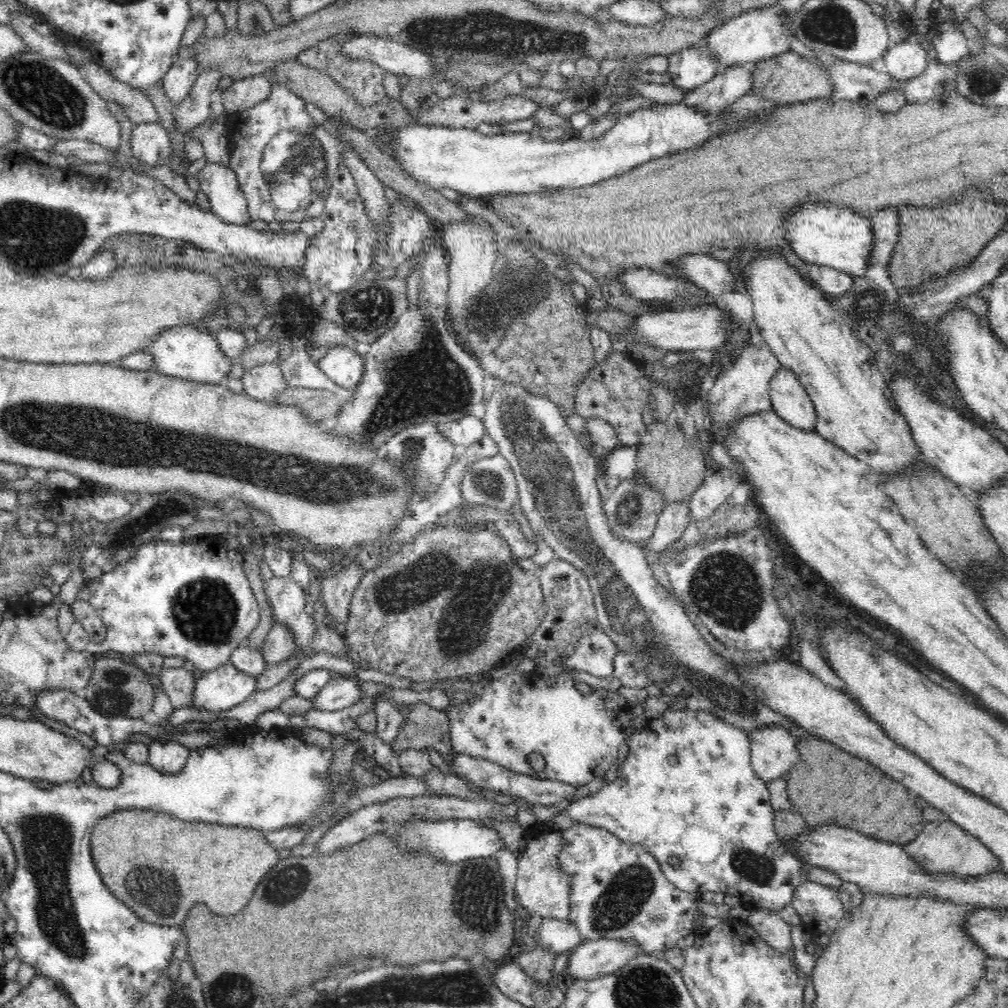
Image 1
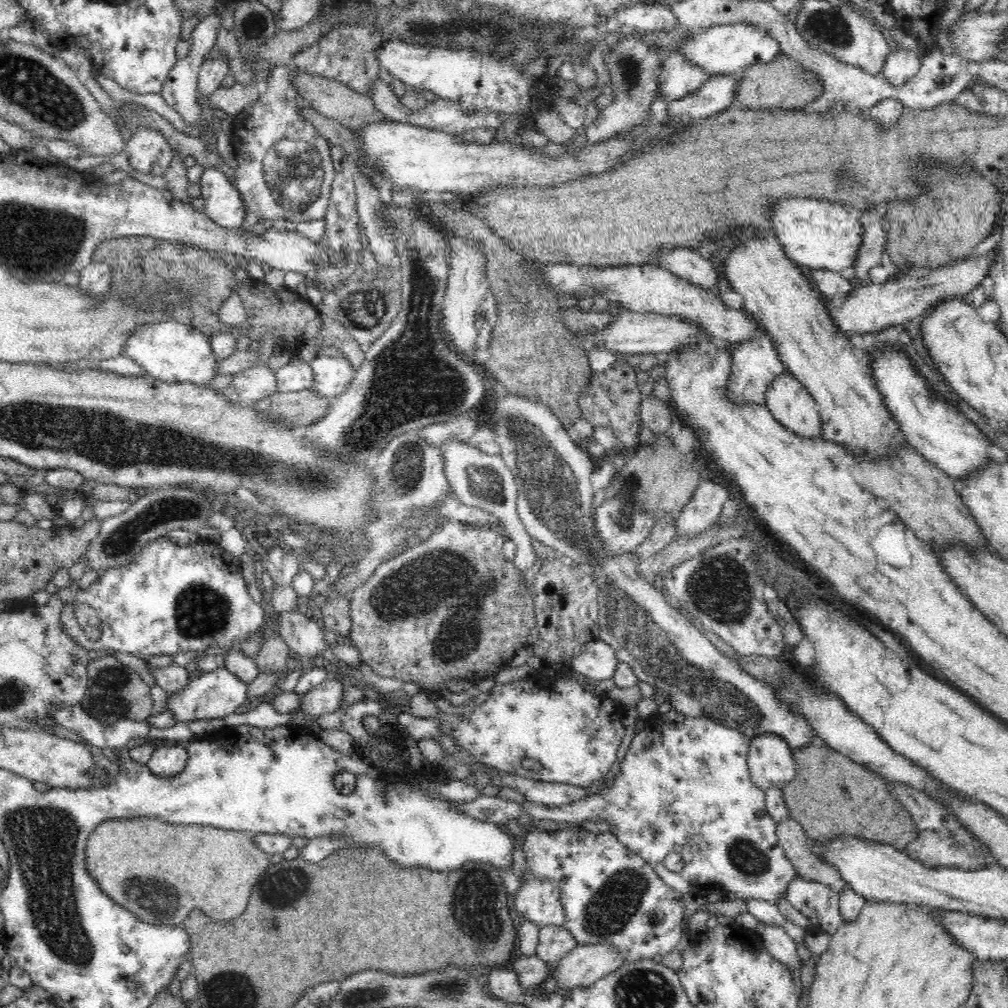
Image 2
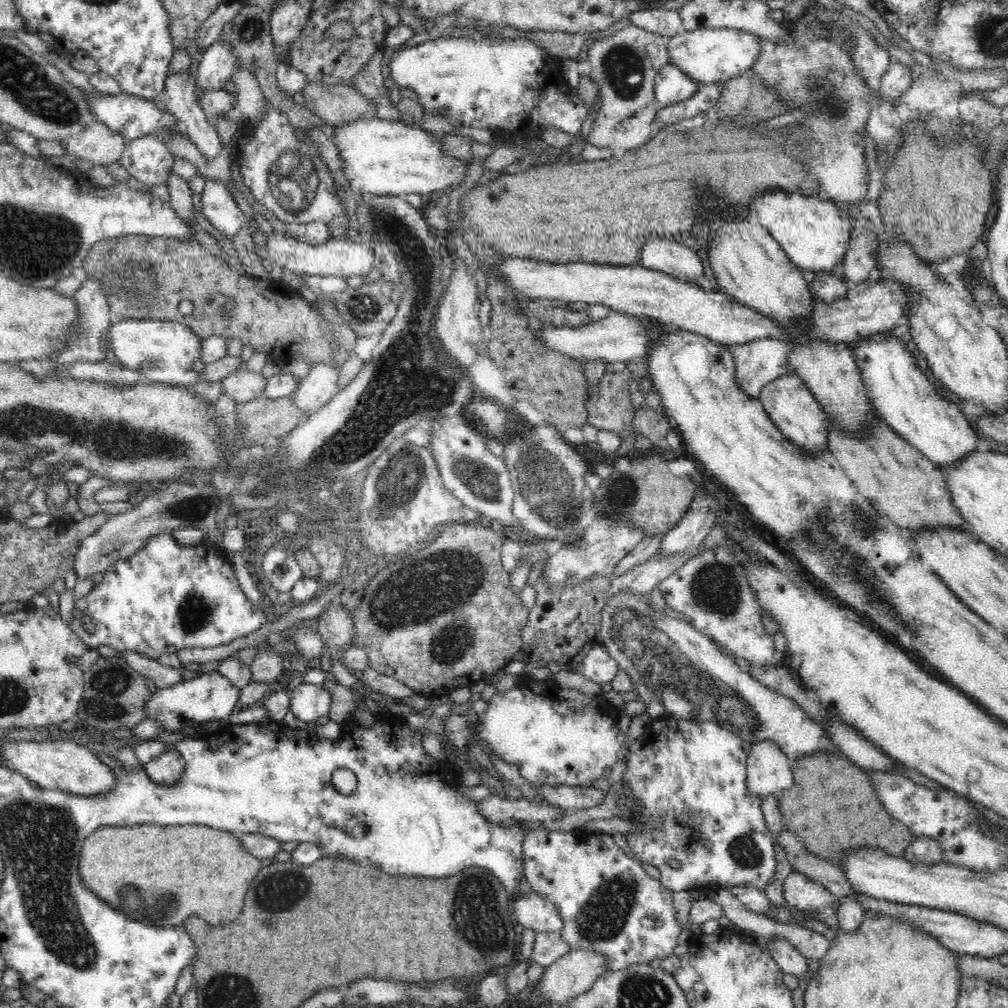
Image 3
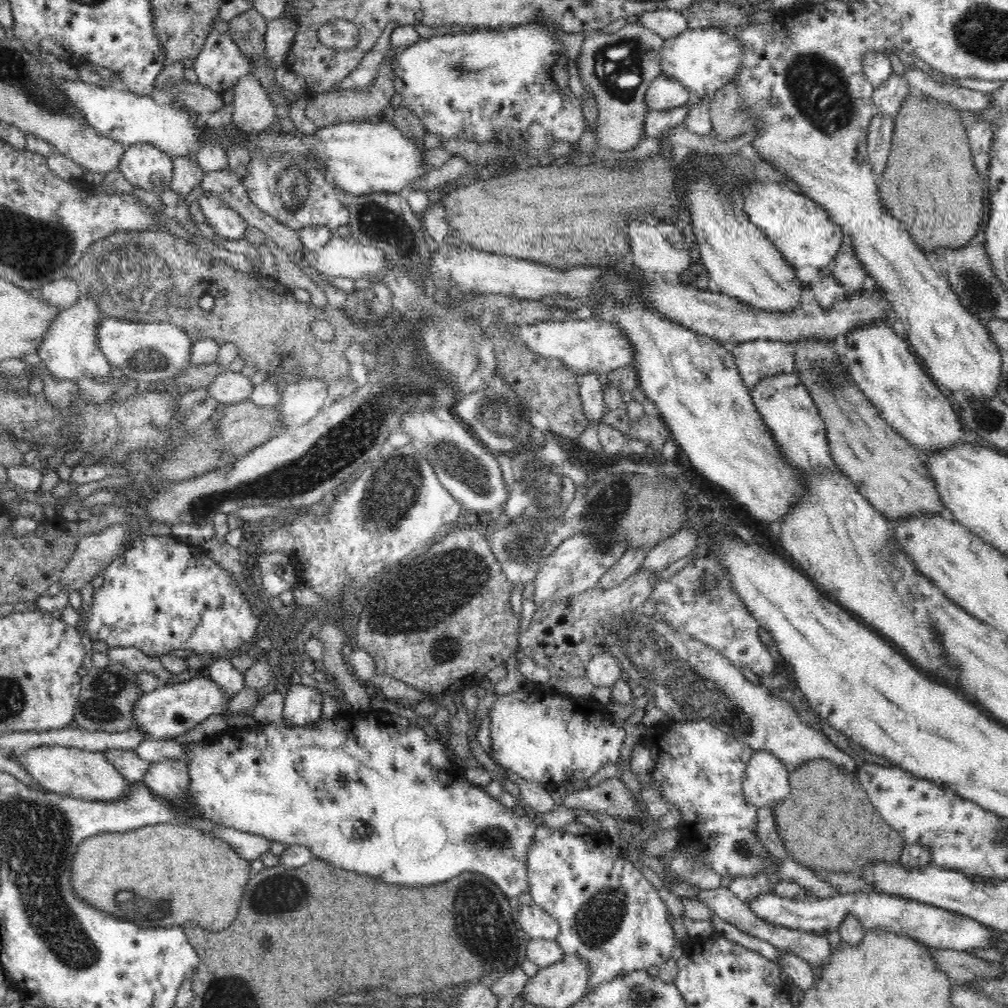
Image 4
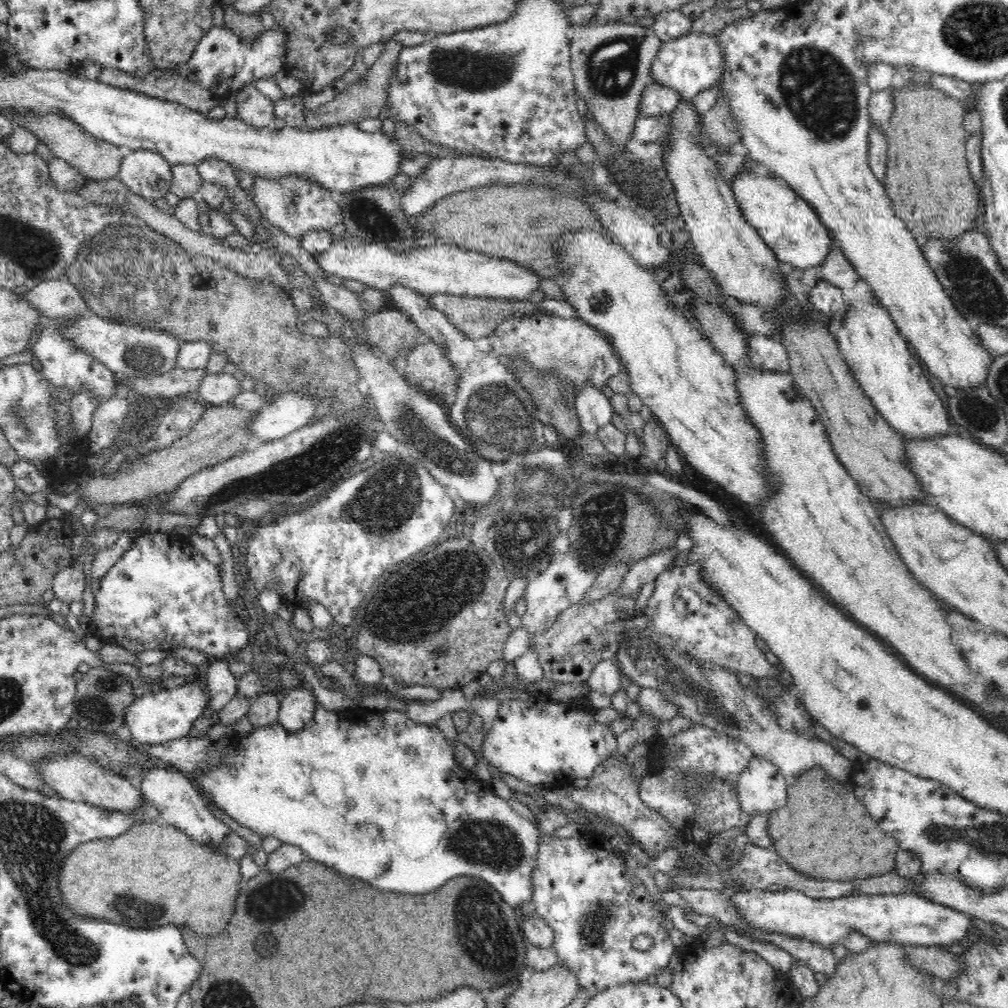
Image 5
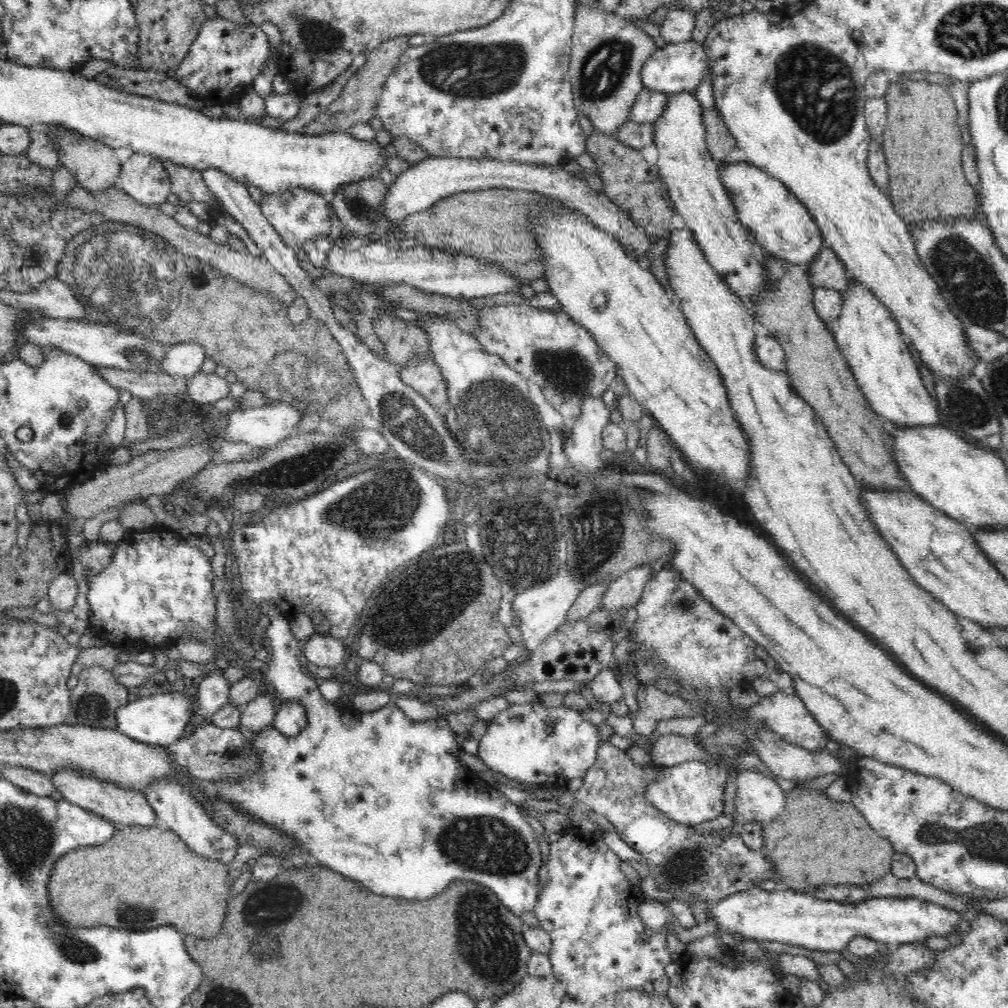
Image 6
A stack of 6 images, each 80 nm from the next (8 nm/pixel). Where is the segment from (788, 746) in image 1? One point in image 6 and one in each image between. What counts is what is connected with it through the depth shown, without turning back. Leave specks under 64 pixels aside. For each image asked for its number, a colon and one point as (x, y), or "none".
2: (771, 763)
3: (769, 771)
4: (767, 781)
5: (761, 789)
6: (759, 798)

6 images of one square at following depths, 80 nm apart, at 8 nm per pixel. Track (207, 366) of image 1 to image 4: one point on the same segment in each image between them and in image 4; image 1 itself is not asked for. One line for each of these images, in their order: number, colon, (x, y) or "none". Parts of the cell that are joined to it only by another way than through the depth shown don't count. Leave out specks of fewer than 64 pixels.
2: (172, 351)
3: (169, 352)
4: (148, 351)

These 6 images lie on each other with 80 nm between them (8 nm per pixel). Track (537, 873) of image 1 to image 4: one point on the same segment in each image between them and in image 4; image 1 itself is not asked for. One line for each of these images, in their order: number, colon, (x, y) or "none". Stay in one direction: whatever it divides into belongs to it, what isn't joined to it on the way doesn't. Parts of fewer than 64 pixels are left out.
2: (537, 900)
3: (533, 911)
4: (536, 924)

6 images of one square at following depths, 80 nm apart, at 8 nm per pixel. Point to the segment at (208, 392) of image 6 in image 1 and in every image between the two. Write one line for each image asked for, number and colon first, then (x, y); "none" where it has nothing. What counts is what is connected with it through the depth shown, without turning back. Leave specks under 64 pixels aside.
1: (262, 382)
2: (256, 382)
3: (243, 385)
4: (229, 387)
5: (216, 389)

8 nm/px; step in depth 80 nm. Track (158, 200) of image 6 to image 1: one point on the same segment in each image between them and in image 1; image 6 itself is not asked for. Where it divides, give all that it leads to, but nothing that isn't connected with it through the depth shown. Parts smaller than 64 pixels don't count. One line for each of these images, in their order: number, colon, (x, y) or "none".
1: (150, 145)
2: (149, 152)
3: (147, 159)
4: (146, 167)
5: (147, 174)

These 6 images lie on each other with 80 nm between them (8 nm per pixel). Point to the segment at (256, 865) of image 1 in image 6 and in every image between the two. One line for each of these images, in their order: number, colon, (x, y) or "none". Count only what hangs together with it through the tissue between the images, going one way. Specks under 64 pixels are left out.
2: (159, 871)
3: (160, 874)
4: (165, 874)
5: (161, 876)
6: (152, 870)

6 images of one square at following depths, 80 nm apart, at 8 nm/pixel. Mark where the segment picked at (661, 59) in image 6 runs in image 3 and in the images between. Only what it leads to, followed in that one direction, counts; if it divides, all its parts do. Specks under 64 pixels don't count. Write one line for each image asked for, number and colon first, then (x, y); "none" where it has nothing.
3: (709, 56)
4: (703, 60)
5: (691, 64)

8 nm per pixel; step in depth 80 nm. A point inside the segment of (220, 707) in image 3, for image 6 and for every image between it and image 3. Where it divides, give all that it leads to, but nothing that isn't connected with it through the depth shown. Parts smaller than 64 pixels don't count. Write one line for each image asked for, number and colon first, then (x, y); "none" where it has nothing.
4: (168, 711)
5: (156, 718)
6: (155, 719)

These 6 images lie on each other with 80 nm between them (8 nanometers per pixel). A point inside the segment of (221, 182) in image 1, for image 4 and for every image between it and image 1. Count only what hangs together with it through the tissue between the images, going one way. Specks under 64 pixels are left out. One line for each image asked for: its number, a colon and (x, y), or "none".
2: (222, 203)
3: (220, 208)
4: (226, 223)

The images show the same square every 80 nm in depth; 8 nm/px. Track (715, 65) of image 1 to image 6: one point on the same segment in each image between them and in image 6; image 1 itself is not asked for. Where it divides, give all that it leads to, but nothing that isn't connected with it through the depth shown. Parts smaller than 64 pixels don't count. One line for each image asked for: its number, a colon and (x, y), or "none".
2: (677, 77)
3: (671, 85)
4: (664, 93)
5: (656, 100)
6: (648, 105)

